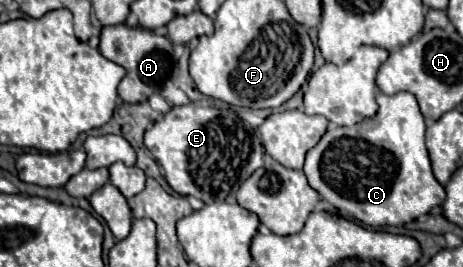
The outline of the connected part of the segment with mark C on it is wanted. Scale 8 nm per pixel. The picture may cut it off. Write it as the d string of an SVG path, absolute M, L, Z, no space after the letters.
M380 92L376 102L380 108L374 118L362 120L352 128L328 128L320 142L306 154L304 174L308 184L340 214L352 216L368 226L398 226L428 214L434 206L440 206L446 200L446 190L434 178L430 168L430 158L424 144L426 124L418 108L418 100L408 92L398 92L394 96Z

